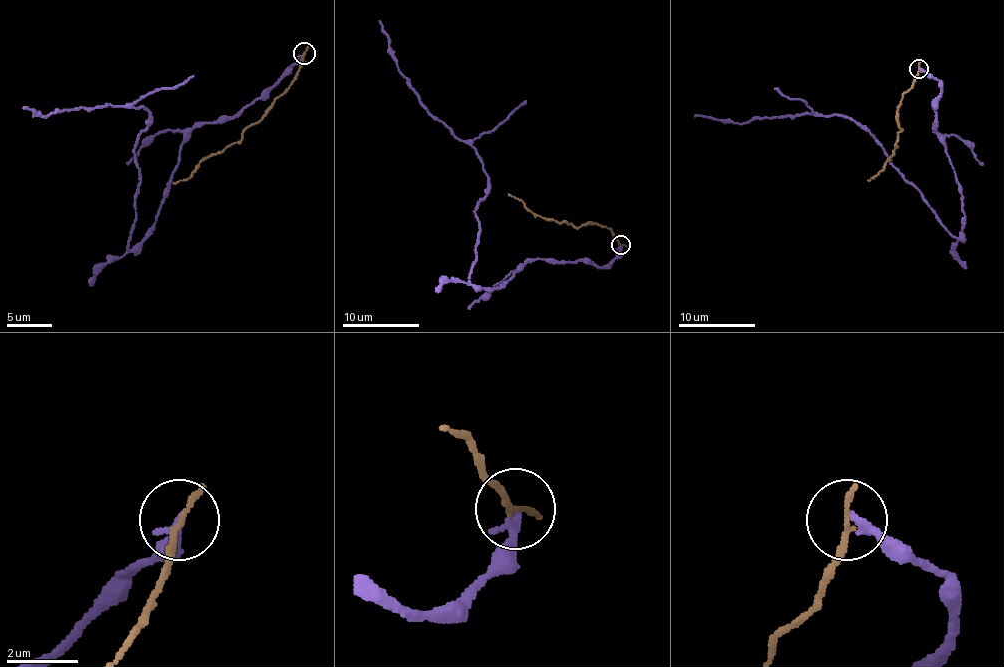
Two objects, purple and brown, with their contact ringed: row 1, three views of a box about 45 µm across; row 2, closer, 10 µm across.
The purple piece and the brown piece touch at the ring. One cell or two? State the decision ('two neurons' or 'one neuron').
two neurons

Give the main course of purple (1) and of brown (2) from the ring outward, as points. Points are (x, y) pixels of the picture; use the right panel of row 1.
1: (920, 69), (941, 88), (933, 129), (962, 196), (958, 238), (868, 130), (847, 117), (747, 123), (695, 115)
2: (918, 69), (918, 77), (897, 111), (900, 132), (897, 146), (868, 180)

